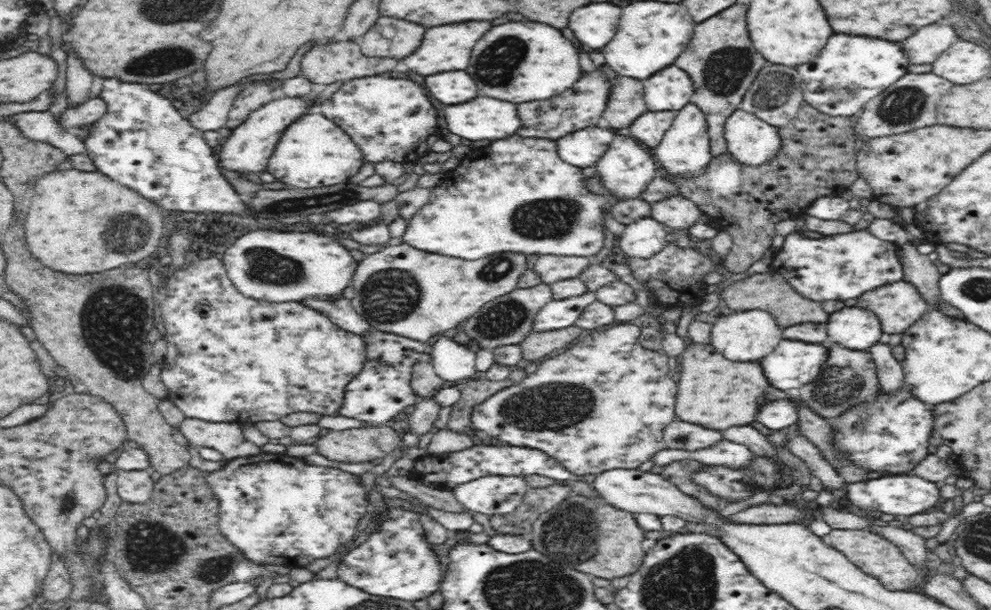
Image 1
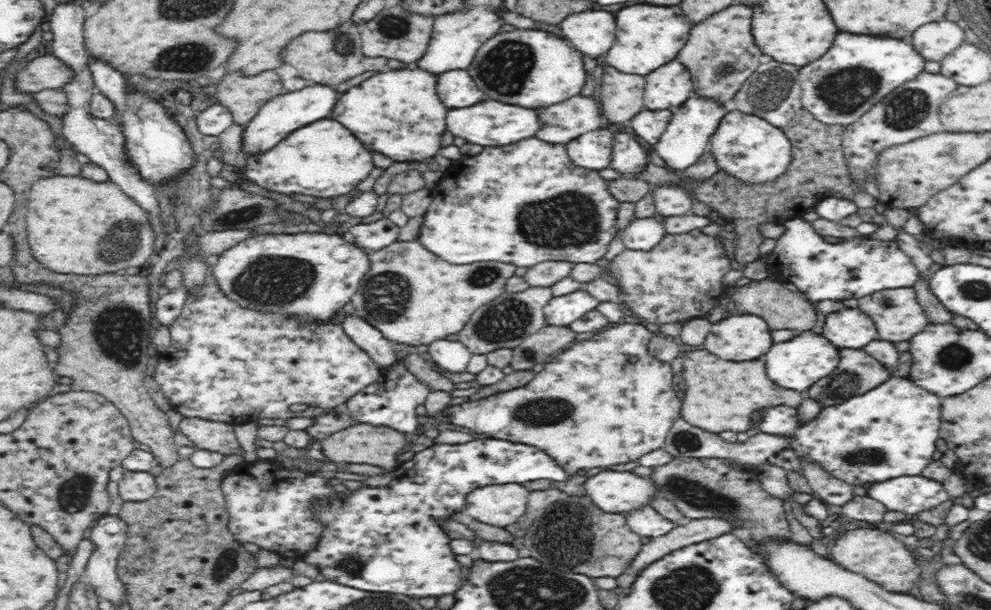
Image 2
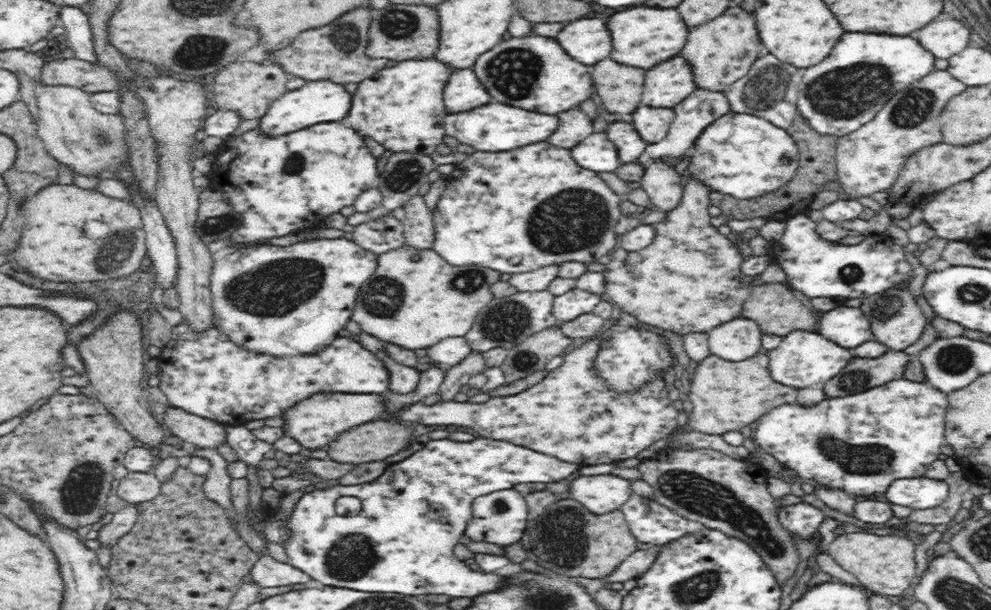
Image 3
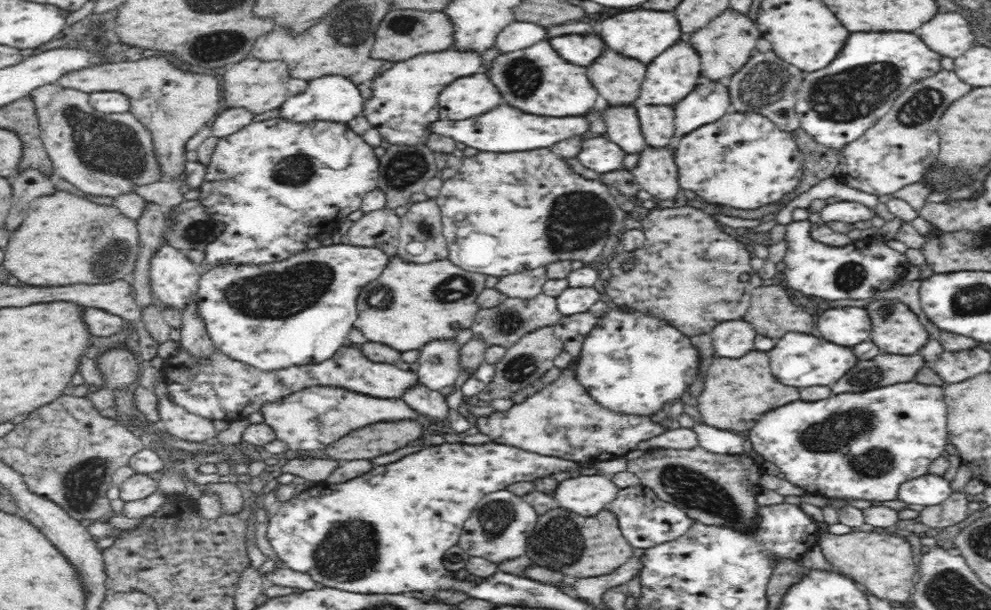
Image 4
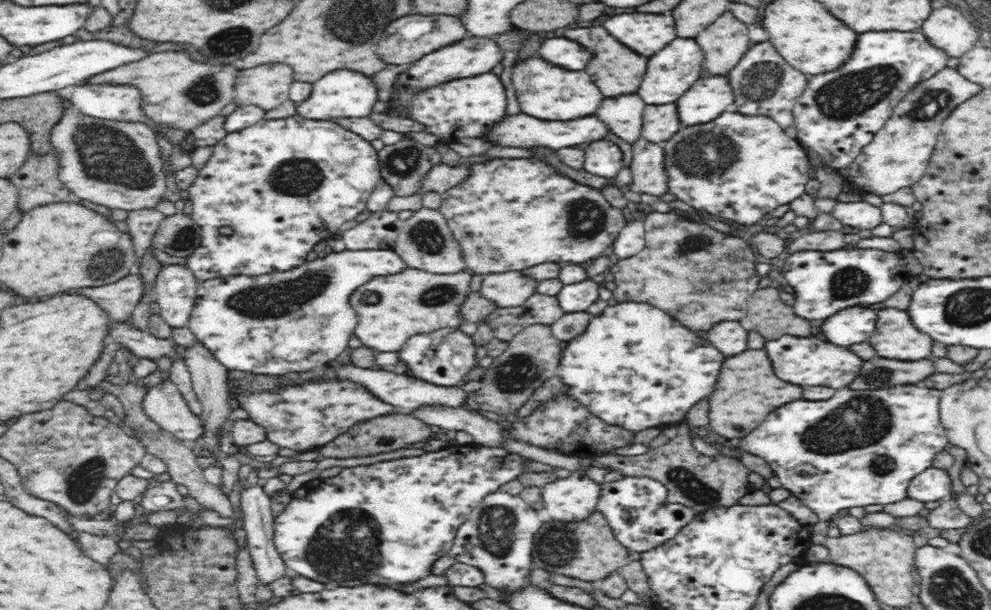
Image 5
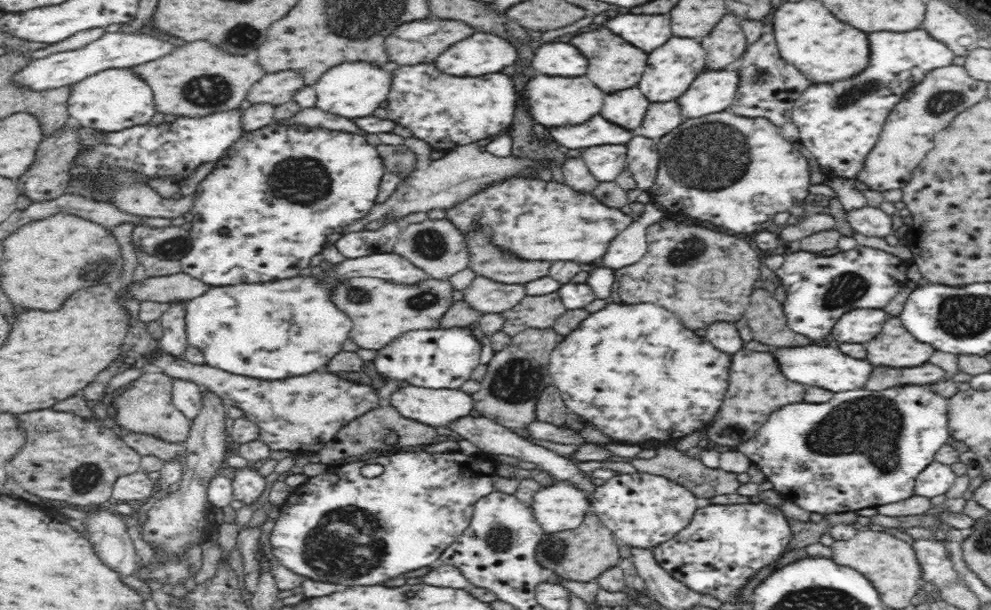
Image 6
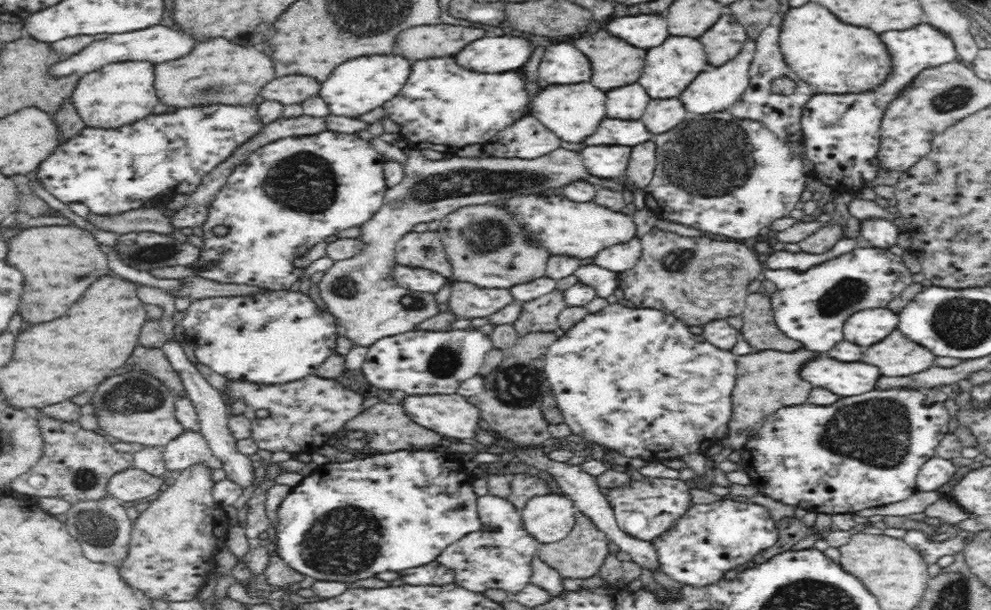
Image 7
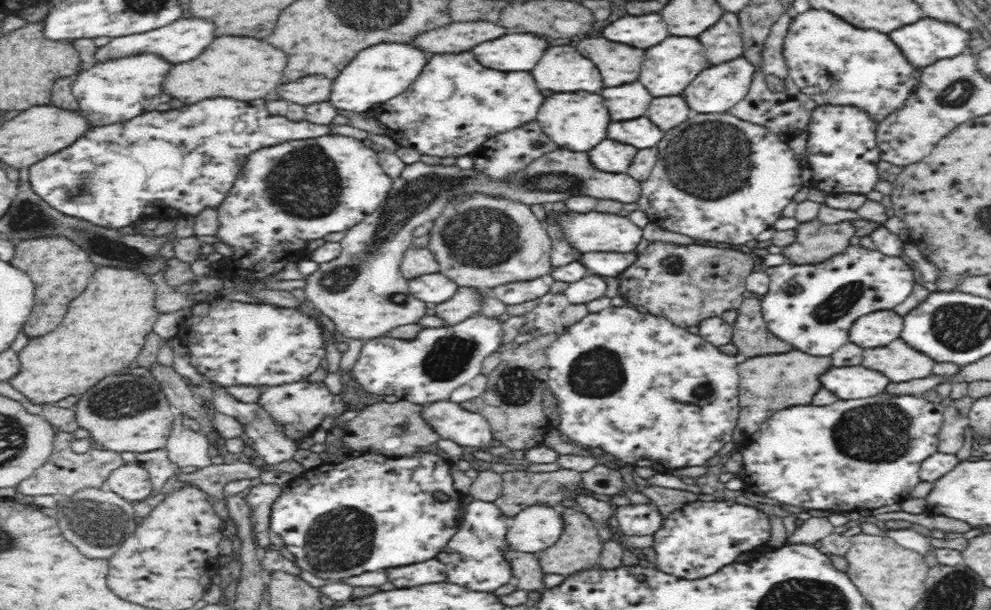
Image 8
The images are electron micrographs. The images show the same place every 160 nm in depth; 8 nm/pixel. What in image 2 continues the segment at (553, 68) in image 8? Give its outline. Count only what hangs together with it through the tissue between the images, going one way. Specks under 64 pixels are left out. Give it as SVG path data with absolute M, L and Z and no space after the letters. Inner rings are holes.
M588 10L568 16L560 24L566 40L590 58L598 58L608 52L616 38L616 20L612 12Z

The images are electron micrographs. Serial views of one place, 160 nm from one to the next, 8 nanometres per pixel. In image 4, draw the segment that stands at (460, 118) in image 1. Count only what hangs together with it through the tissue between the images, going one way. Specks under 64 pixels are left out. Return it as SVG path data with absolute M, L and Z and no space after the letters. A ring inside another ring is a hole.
M500 106L484 116L476 116L476 120L460 120L460 124L448 124L446 120L438 120L430 126L431 131L442 136L450 136L455 142L463 142L479 152L512 152L512 150L534 150L534 148L550 148L558 140L570 138L574 134L584 134L588 130L588 120L582 116L568 118L552 118L552 116L532 116L520 112L512 106Z

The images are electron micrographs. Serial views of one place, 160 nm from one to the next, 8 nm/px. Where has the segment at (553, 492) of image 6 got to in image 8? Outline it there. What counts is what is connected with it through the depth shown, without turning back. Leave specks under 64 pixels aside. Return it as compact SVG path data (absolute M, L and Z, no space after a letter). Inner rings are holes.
M528 506L509 521L505 537L508 548L526 555L536 555L556 544L564 530L561 508Z

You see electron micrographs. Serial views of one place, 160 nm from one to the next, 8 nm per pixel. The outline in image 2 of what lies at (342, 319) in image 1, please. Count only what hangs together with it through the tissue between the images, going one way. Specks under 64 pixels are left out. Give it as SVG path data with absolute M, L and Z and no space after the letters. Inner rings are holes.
M346 313L340 325L344 326L345 333L374 359L382 371L392 369L396 362L393 341L384 338L374 326L370 326L354 313Z

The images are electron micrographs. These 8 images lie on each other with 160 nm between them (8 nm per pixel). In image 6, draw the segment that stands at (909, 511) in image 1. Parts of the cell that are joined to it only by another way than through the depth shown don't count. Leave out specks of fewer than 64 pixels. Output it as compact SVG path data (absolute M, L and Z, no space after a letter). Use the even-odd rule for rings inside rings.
M932 462L928 464L917 476L914 494L934 498L940 494L945 494L950 490L954 480L956 480L954 470L948 464L940 462Z

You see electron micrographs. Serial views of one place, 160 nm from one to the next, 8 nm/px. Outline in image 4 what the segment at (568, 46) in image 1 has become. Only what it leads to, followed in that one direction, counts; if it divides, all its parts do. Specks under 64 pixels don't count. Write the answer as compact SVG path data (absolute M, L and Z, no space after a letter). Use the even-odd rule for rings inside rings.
M538 42L532 48L501 54L486 65L483 71L496 84L502 98L528 114L538 116L580 116L588 112L598 92L586 76L586 68L568 64L556 56L556 50L546 42Z

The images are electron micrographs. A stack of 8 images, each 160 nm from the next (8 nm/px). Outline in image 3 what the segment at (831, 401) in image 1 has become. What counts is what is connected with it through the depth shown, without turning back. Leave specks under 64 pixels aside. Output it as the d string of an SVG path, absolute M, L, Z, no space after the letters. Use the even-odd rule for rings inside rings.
M888 352L876 360L852 358L844 374L834 376L824 384L825 396L840 398L850 394L861 394L868 389L886 384L890 380L904 379L904 368L912 356L904 352Z

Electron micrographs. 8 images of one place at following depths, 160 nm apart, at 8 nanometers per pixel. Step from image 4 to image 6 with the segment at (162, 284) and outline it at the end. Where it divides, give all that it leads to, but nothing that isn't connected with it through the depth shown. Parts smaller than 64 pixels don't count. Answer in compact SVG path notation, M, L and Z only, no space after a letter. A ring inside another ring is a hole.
M172 302L159 318L163 333L157 341L163 352L174 360L185 360L184 352L188 350L184 313L184 302Z

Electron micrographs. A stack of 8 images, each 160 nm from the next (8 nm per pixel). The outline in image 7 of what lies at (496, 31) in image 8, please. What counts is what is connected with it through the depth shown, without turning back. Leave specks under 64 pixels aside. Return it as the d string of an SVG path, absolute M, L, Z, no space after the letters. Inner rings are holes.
M422 26L412 28L400 34L398 46L410 60L424 60L436 56L450 56L464 50L464 46L472 44L486 36L486 30L472 26Z

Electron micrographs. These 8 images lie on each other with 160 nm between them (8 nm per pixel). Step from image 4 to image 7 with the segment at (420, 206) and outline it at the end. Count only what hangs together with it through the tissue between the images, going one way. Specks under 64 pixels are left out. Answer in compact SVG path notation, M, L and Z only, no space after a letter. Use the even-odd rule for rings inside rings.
M412 231L402 240L398 240L396 262L400 266L431 270L445 277L451 276L451 268L437 231Z

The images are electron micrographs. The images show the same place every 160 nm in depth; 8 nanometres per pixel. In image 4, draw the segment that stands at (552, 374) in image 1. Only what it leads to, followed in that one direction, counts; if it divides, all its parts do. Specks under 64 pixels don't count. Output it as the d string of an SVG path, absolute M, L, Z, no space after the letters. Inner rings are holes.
M572 366L560 370L560 376L554 382L526 401L514 403L506 412L476 416L477 429L494 443L597 466L601 461L625 457L631 450L636 450L638 444L667 432L668 428L662 424L654 424L652 416L616 416L616 413L604 412L604 408L576 384L576 378L572 376ZM306 388L284 400L273 401L261 409L265 424L272 428L277 440L283 441L290 450L322 450L334 440L346 436L348 432L388 420L418 420L422 418L416 410L410 410L401 399L380 400L379 397L364 396L348 392L344 388Z

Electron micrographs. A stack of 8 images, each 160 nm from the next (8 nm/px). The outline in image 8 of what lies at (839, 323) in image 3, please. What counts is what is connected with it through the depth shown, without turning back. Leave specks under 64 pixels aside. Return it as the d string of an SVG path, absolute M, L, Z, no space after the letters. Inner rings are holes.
M892 310L872 312L872 316L856 320L856 326L850 332L850 342L862 348L888 346L890 342L900 338L902 322L902 316L898 316Z

